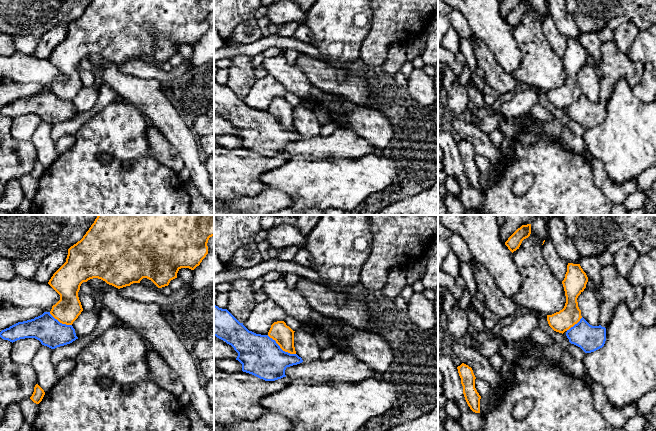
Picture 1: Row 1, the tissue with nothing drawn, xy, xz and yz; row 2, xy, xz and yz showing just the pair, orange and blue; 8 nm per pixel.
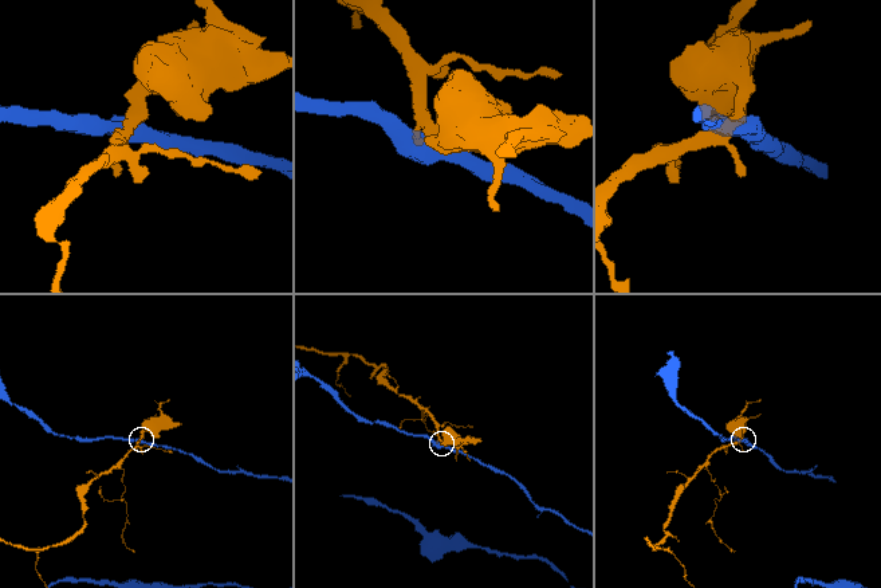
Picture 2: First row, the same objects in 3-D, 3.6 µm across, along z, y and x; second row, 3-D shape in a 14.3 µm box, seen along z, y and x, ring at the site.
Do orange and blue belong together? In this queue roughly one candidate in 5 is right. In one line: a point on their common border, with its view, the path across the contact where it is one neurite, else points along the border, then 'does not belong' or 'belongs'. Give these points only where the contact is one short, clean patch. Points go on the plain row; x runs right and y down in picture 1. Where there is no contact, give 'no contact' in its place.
xz (281, 124) | along xz (267, 111), (283, 126), (295, 130) | does not belong

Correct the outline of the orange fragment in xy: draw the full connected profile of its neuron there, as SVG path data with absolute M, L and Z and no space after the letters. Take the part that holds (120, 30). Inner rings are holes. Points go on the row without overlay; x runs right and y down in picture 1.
M92 0L83 14L68 25L66 38L53 50L48 58L48 60L60 71L60 76L52 82L50 90L60 99L72 101L83 87L78 73L80 62L83 58L87 58L93 54L101 55L107 60L112 61L118 65L130 62L133 59L140 59L143 54L151 56L158 64L168 62L171 56L177 54L177 49L181 44L189 44L194 46L197 42L200 41L202 36L208 30L207 19L209 14L212 12L214 12L214 0Z

